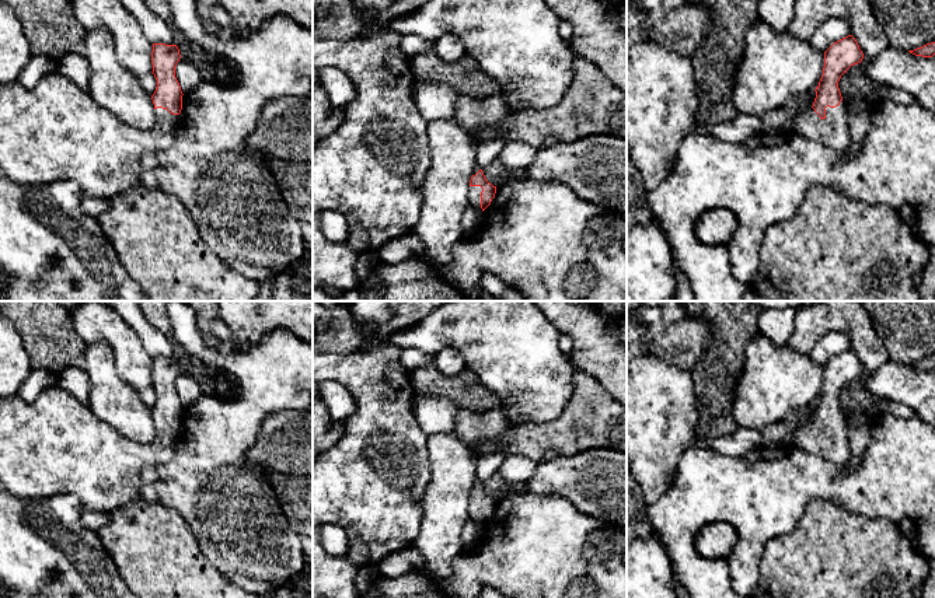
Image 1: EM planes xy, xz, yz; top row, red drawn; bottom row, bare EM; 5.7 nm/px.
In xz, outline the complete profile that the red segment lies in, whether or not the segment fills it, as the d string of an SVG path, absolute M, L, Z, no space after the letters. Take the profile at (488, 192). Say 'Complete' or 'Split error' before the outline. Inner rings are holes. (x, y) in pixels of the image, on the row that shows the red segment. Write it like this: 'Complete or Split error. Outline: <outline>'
Split error. Outline: M478 167L474 168L472 176L470 181L470 195L468 195L468 203L470 206L485 210L492 199L495 197L496 186L489 183Z

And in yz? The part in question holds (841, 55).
Split error. Outline: M852 35L834 42L824 52L823 74L814 90L813 106L793 116L791 132L833 151L848 150L851 146L848 104L842 101L838 81L851 66L861 63L862 59L864 53Z

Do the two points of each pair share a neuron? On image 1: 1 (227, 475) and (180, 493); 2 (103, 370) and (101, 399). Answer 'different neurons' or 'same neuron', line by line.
1: same neuron
2: same neuron

